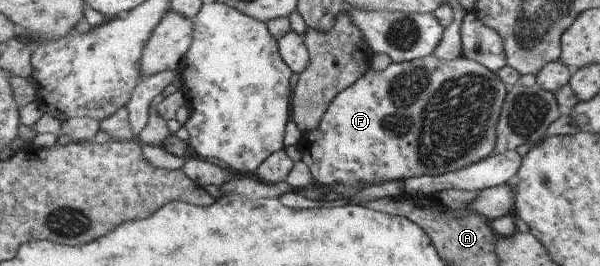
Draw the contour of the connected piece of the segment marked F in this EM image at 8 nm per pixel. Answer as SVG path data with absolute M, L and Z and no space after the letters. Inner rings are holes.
M463 54L451 61L445 61L430 55L423 59L414 59L413 61L392 62L381 71L374 71L372 69L372 72L367 72L352 84L351 87L348 87L336 96L323 116L320 126L314 132L302 135L297 146L302 153L301 158L310 167L316 183L330 188L338 184L338 182L346 186L346 188L350 188L350 186L372 186L372 184L382 184L382 182L390 182L390 180L396 179L406 182L408 179L424 175L437 177L438 175L444 175L472 166L494 154L498 138L497 130L499 127L500 111L502 110L506 94L504 84L500 82L500 76L498 76L496 71L475 60L470 60Z

